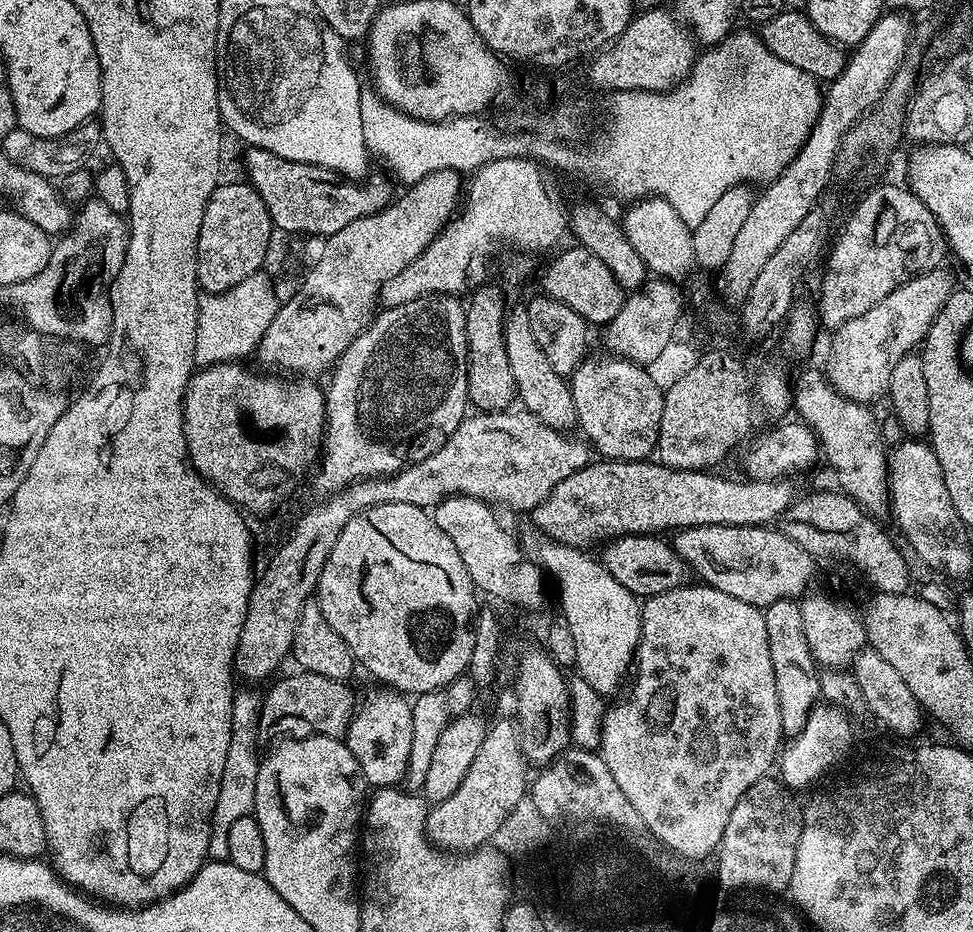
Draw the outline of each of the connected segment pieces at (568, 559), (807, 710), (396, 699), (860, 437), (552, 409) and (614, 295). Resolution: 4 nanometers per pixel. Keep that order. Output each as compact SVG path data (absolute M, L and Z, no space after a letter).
M528 526L524 533L519 533L520 548L533 560L540 565L541 569L549 577L560 580L560 608L562 618L570 622L570 631L574 633L574 643L578 650L575 671L594 690L598 690L600 695L608 698L611 692L616 692L620 688L620 683L629 675L630 669L634 664L636 647L640 644L640 609L641 601L633 592L626 590L622 582L618 582L613 576L604 569L603 563L596 560L592 554L587 554L579 548L571 548L569 544L558 544L554 540L549 540L539 528Z
M795 599L774 602L763 609L766 618L766 636L770 638L770 660L774 662L774 682L778 686L778 710L782 720L781 733L797 736L806 726L814 705L821 699L819 671L806 642L802 626L802 610Z
M376 686L373 692L362 696L362 703L352 714L346 743L354 754L361 774L373 789L395 788L406 774L410 762L410 737L414 727L412 705L407 695L387 686Z
M818 367L808 368L794 380L794 408L800 411L799 419L816 434L823 455L832 459L836 467L839 491L851 496L865 512L880 518L889 507L888 453L880 437L878 416L867 404L844 397L828 383L825 373Z
M520 306L507 313L504 318L504 337L506 338L506 358L510 358L510 374L514 374L516 395L523 411L534 414L546 426L561 430L572 430L577 427L574 398L569 381L550 366L542 346L534 339L534 330L530 330L530 318L527 307Z
M573 246L560 253L546 268L542 276L541 291L556 301L570 306L590 326L607 326L622 310L626 291L619 285L614 274L601 259L596 258L590 250Z

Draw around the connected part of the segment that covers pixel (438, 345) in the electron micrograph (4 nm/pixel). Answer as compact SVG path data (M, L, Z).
M437 294L435 296L423 296L414 302L406 302L402 306L384 308L373 319L372 323L364 329L331 369L332 381L326 384L324 398L324 438L322 441L322 455L318 460L316 472L316 488L323 494L335 494L341 492L348 485L357 480L375 480L385 476L392 476L401 472L410 464L422 462L430 454L434 454L458 430L458 426L466 419L466 413L470 408L468 399L468 343L466 342L466 304L463 299L454 296Z

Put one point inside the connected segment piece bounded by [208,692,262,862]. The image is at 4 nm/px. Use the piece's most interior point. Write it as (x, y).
(236, 794)

